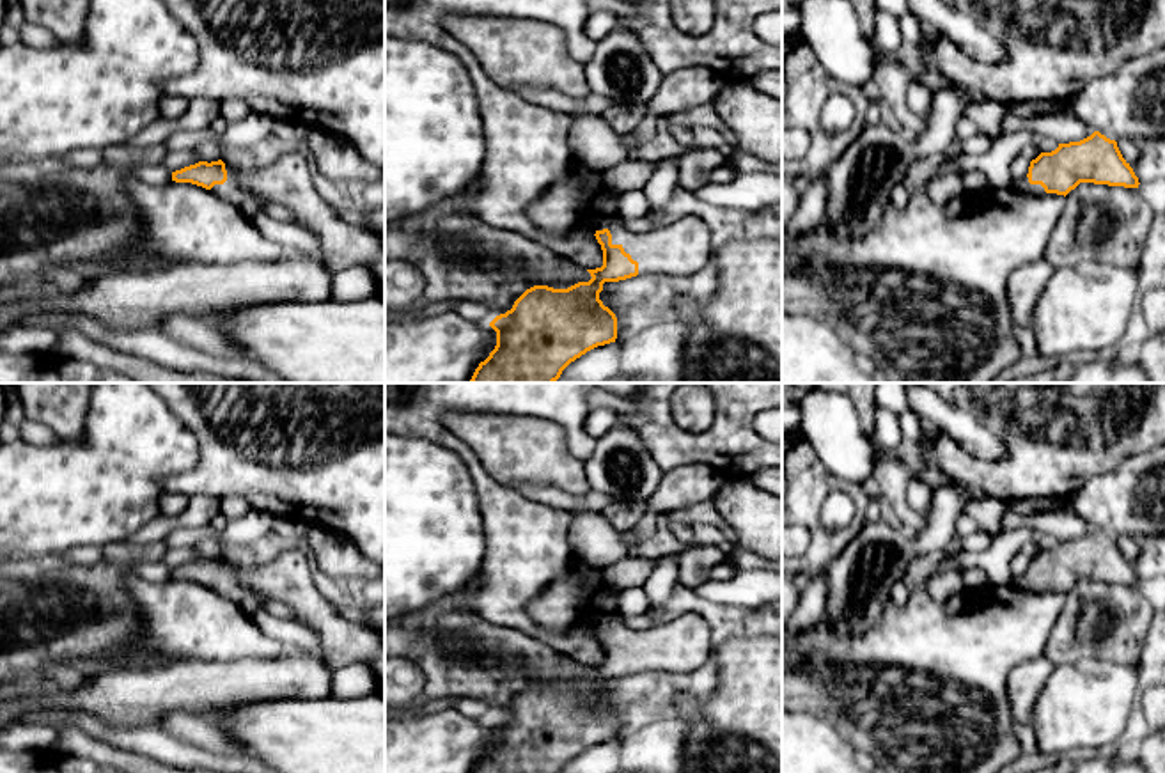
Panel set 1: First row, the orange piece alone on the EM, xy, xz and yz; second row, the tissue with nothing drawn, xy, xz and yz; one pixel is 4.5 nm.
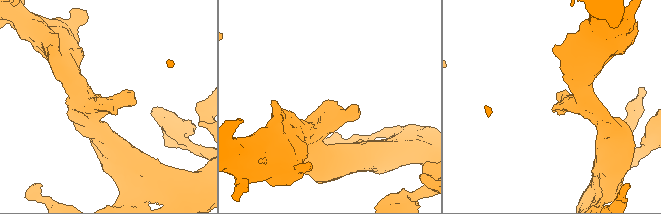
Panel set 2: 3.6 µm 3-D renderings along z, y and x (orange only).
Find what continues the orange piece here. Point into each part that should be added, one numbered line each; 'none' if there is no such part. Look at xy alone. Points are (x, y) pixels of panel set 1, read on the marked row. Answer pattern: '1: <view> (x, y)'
1: xy (288, 181)

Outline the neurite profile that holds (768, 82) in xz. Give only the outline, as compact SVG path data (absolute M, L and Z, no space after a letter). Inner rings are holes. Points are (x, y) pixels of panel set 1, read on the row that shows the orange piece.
M782 69L757 73L747 82L759 92L782 99Z

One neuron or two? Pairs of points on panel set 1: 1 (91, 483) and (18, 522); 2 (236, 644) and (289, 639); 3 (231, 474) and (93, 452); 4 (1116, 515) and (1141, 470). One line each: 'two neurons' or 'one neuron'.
1: one neuron
2: two neurons
3: two neurons
4: one neuron

